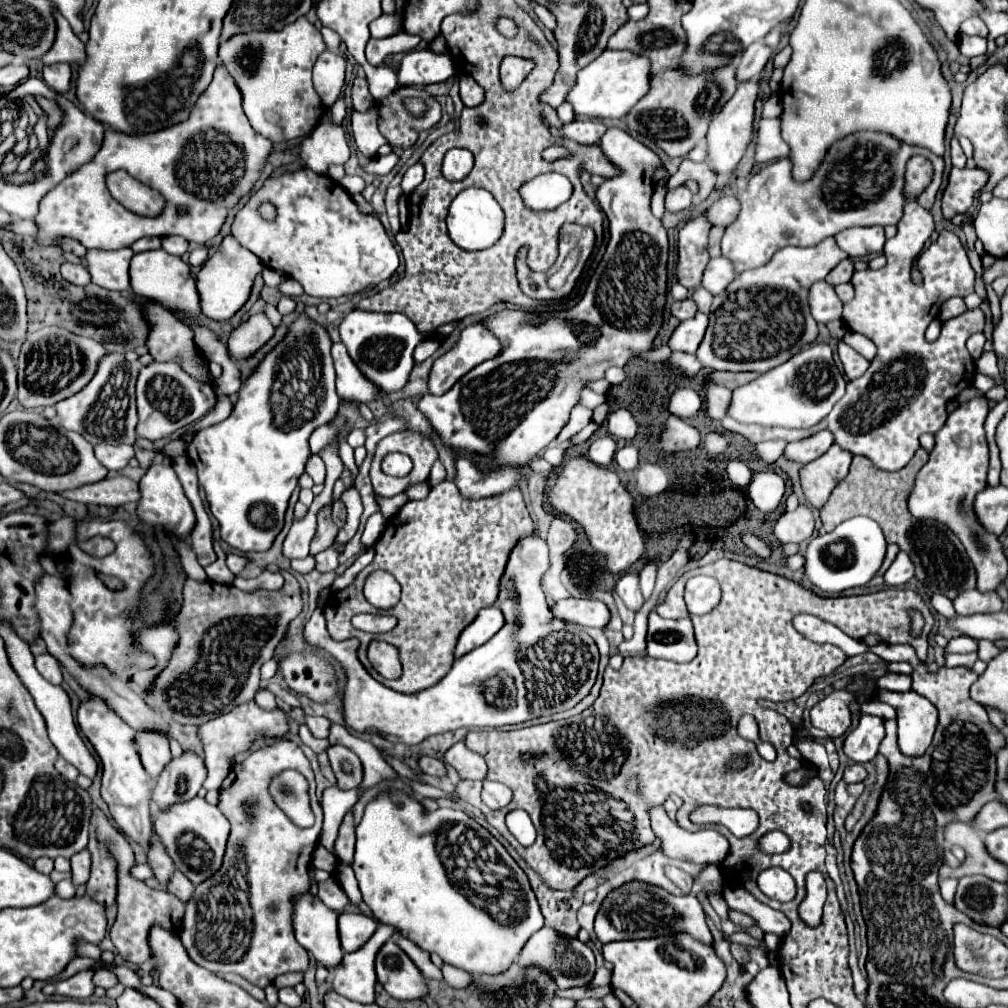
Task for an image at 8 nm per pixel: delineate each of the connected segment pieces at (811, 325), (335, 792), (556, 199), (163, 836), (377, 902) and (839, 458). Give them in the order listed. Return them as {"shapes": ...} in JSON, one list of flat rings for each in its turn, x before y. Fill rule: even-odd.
{"shapes":[[[833,237,813,247,785,247,763,267,743,271,729,287,713,299,709,327,697,349,703,367,715,371,757,371,765,373,811,345,817,335,817,323,809,313,807,291,815,281,847,257]],[[327,787,323,791,321,807,323,807,325,821,323,821,323,829,319,835,319,843,323,847,327,847,329,851,333,851,333,841,337,837,337,829,341,825,343,815,347,813,347,809,351,809,357,803,357,799,363,793,365,793,365,789,361,789,361,787,355,787,349,791,341,791,337,787]],[[548,172,525,181,519,187,519,195,525,207,531,211,551,211,567,201,572,191,573,186,565,179,565,175,548,175]],[[193,797,189,801,173,803,167,809,157,809,151,807,151,821,153,821,153,831,163,843,167,855,173,859,177,869,191,881,191,883,201,883,209,879,217,867,221,867,221,855,225,853,225,843,229,835,229,821,225,815,211,803,207,803,201,797],[185,835,199,837,201,843,187,843,185,845]],[[403,793,381,795,365,807,363,819,357,825,355,861,351,867,359,881,363,901,381,923,395,927,419,949,437,953,445,963,467,973,505,973,517,961,529,937,545,923,525,871,495,837,464,811,446,808,429,813,417,799],[447,821,463,822,475,830,479,837,495,848,500,860,513,871,527,899,527,917,523,921,511,927,493,921,450,882,435,844,437,830]],[[831,445,825,455,821,455,819,459,801,467,801,471,799,471,801,489,805,495,805,501,813,509,817,509,817,511,823,509,833,487,845,479,851,459,853,459,853,455,849,451,845,451,837,445]]]}

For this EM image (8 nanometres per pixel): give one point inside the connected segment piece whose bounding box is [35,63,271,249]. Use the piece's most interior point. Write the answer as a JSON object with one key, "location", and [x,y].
{"location":[206,163]}

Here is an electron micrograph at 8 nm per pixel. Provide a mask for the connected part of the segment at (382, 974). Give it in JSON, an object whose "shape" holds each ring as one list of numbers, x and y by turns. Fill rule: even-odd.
{"shape":[[387,941,375,959,377,981,385,991,397,999,417,999,427,993,423,975,417,971,413,961,393,943]]}

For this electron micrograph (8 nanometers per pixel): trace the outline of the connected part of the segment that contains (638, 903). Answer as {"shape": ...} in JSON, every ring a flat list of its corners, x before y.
{"shape":[[643,881,623,883,603,899,601,909,595,917,595,933,601,943,689,933,693,939,701,941,703,945,713,945,713,935,705,923,705,913,701,903,697,901,697,895,677,897,657,885]]}

